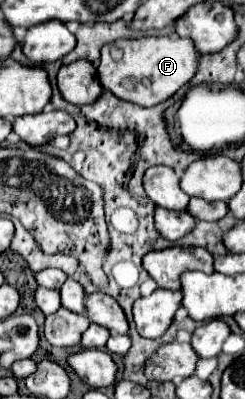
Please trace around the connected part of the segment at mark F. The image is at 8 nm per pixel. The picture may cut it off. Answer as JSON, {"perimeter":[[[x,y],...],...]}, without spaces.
{"perimeter":[[[145,35],[137,39],[119,39],[101,49],[99,59],[99,81],[103,89],[115,93],[125,101],[133,101],[137,105],[157,105],[177,93],[185,83],[189,83],[197,69],[199,57],[193,39],[179,35]]]}

